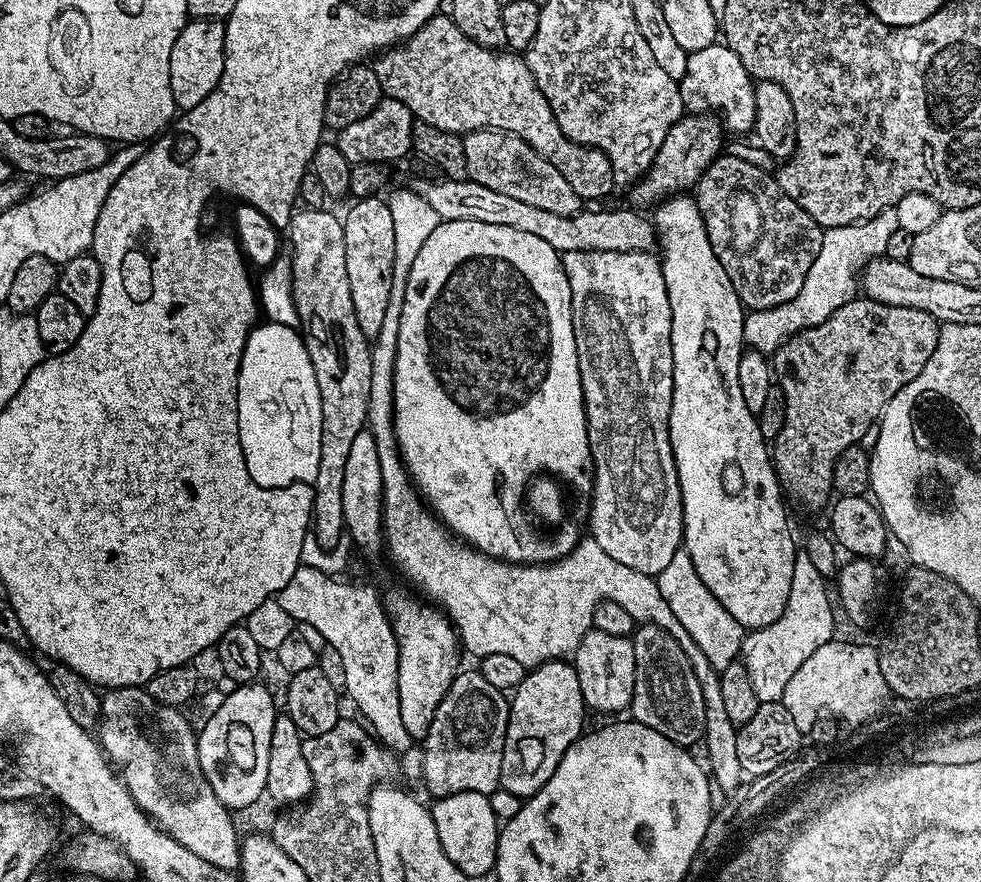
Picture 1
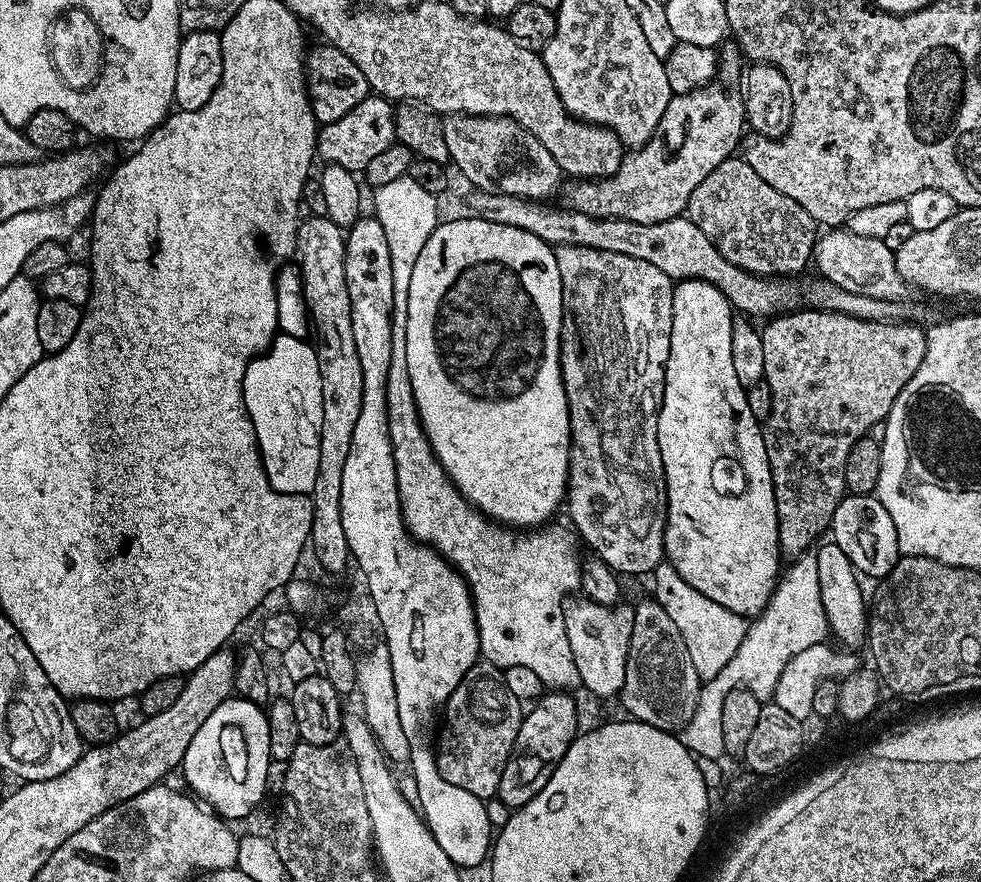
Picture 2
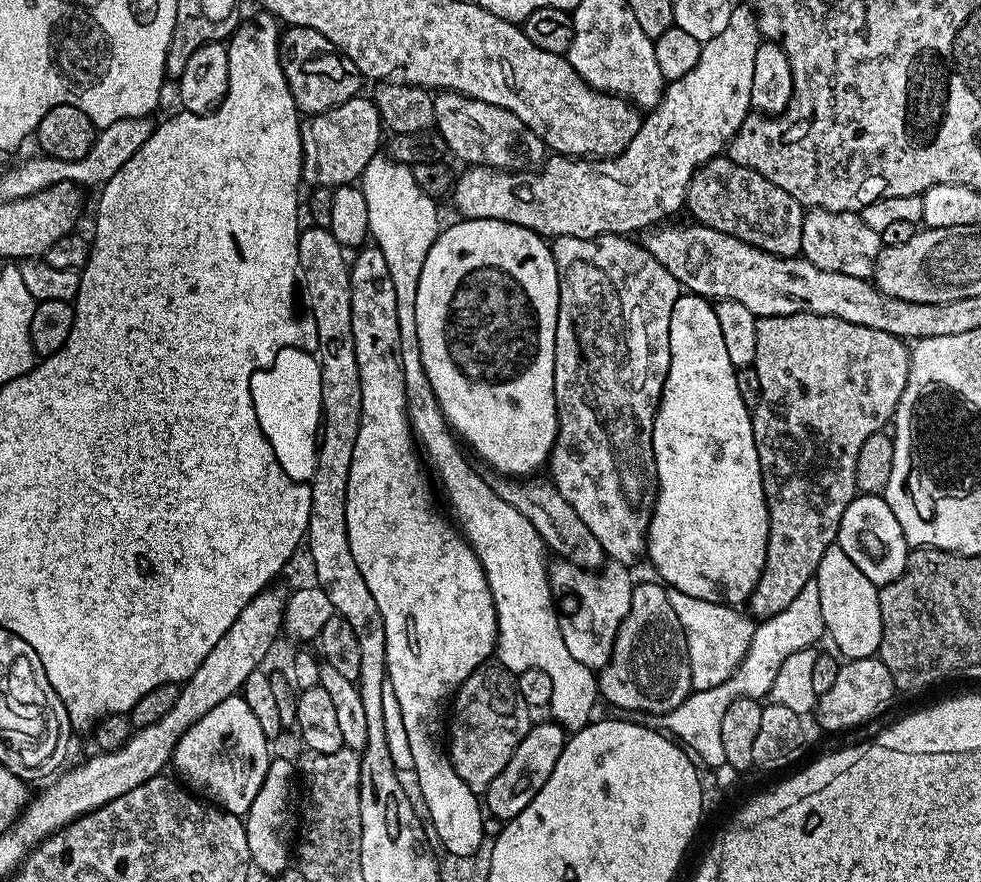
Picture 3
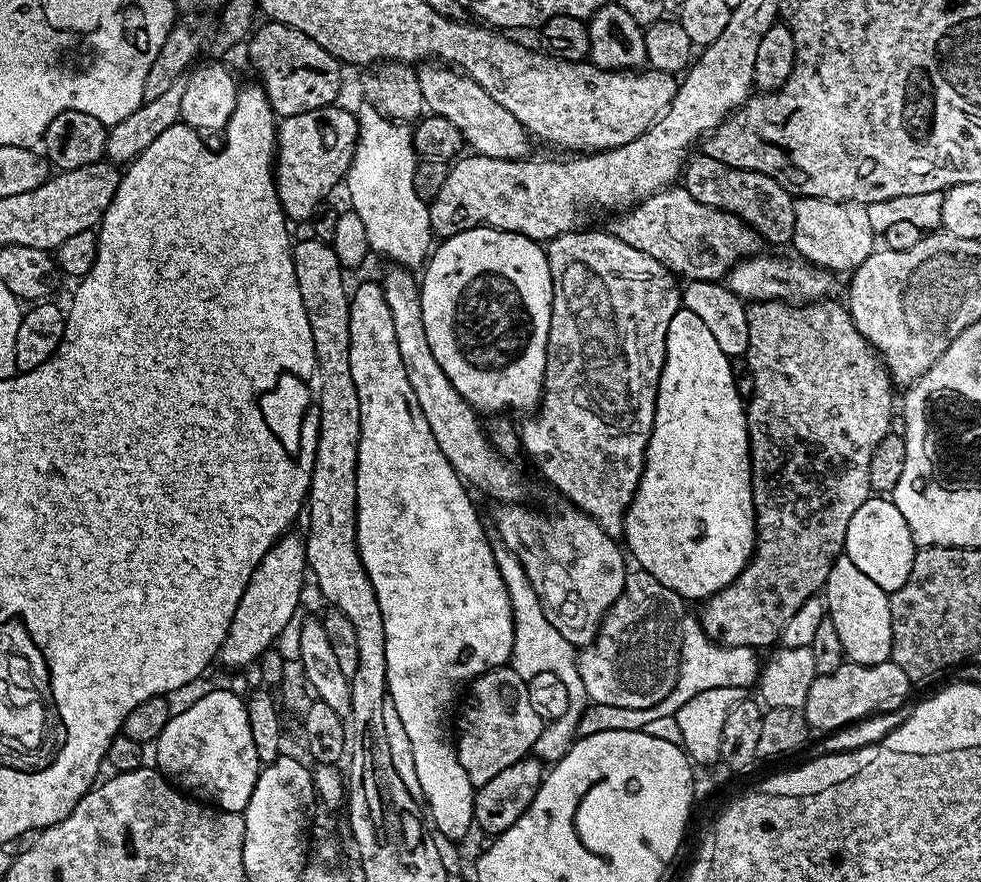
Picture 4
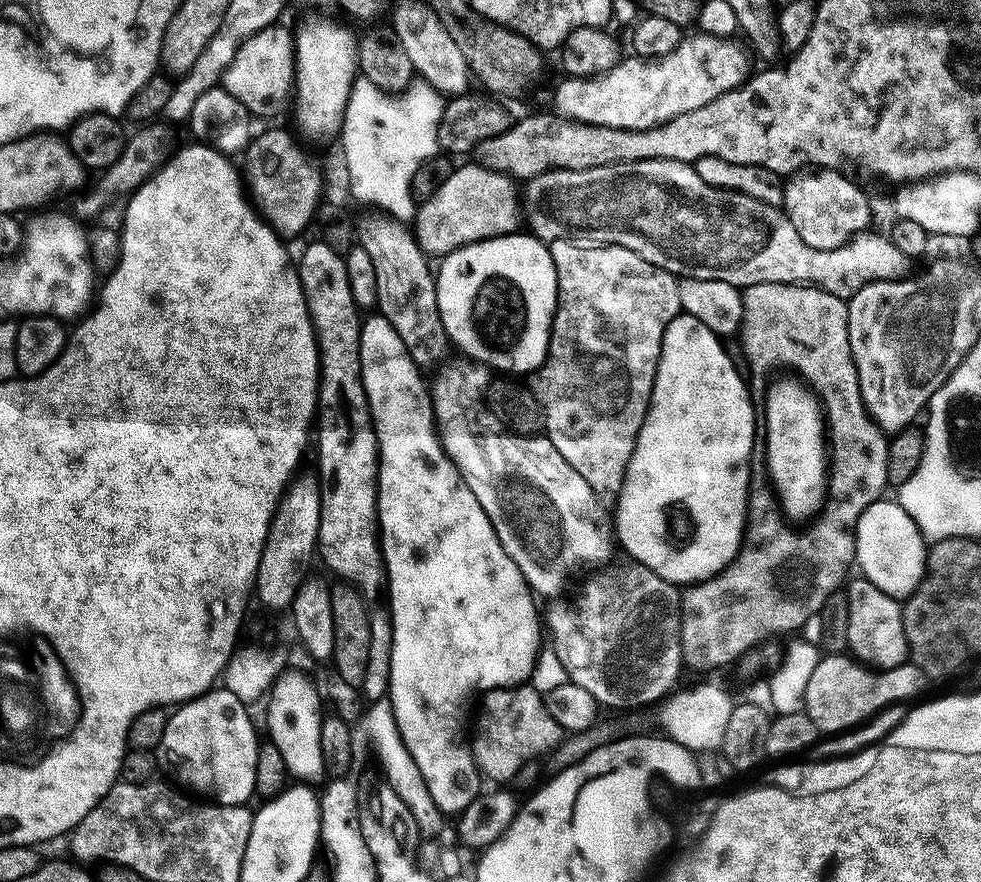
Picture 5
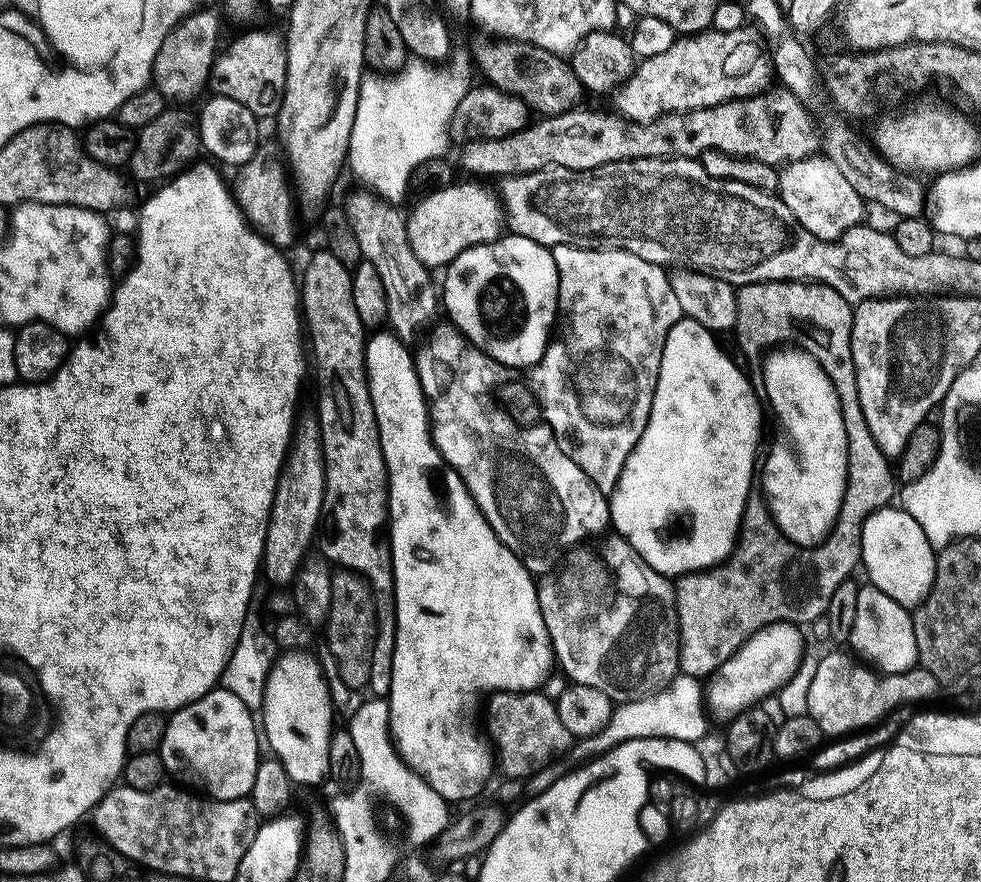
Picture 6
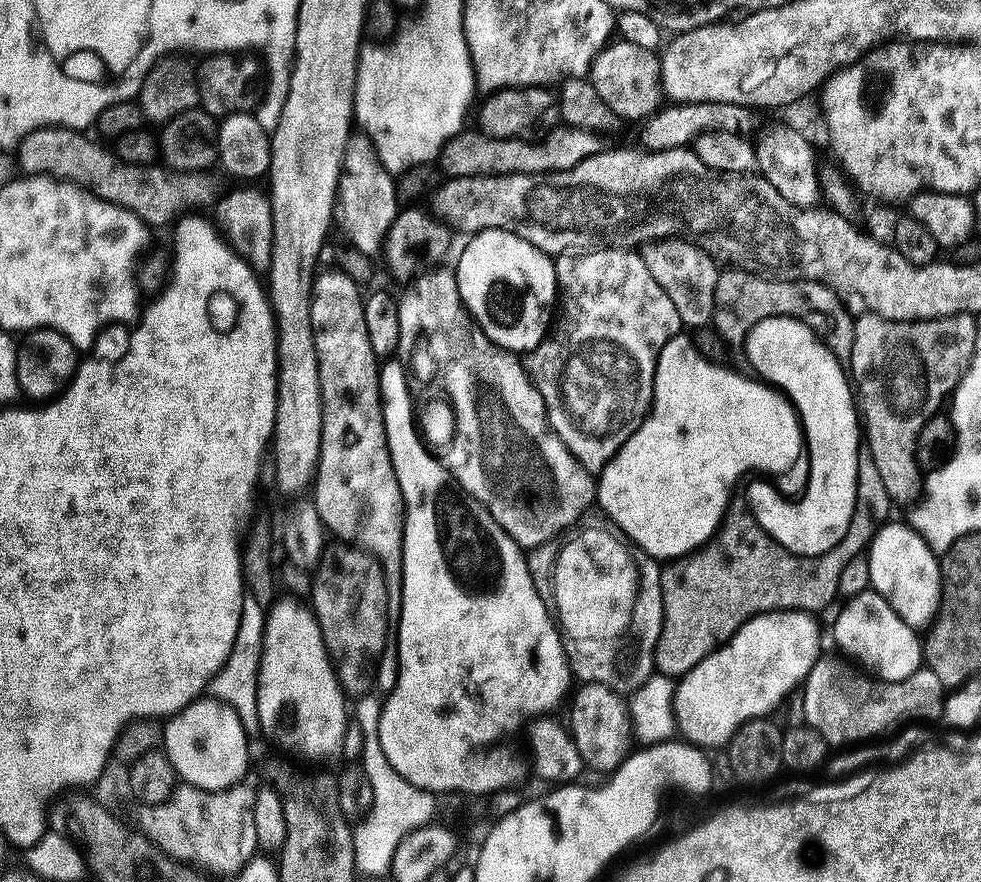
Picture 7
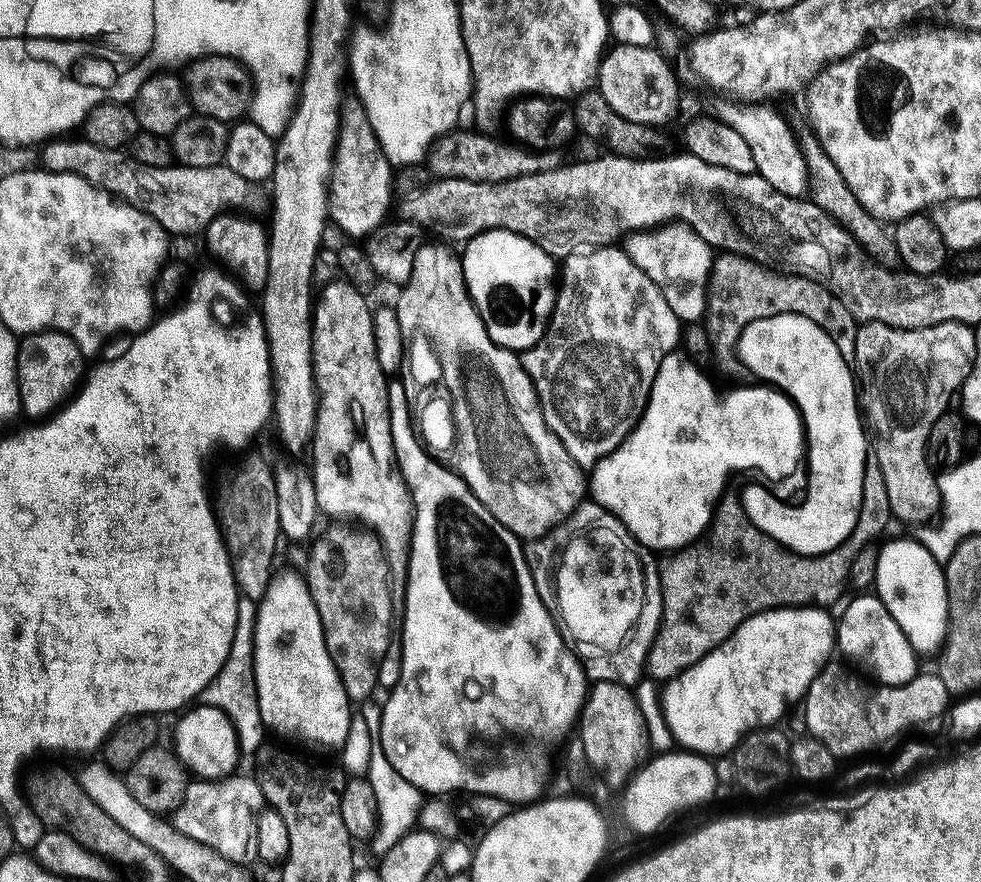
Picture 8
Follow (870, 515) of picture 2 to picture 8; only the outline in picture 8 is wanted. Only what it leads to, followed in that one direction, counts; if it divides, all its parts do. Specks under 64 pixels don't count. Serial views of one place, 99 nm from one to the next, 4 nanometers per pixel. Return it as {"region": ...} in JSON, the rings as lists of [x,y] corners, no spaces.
{"region":[[[916,538],[892,540],[879,551],[875,595],[890,610],[894,622],[902,626],[916,653],[939,653],[948,634],[948,591],[941,561],[934,559]]]}

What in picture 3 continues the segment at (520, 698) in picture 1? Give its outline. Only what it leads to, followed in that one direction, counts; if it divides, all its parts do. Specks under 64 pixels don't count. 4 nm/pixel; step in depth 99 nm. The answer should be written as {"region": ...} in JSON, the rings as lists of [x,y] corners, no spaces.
{"region":[[[533,723],[526,738],[518,742],[518,750],[514,750],[510,762],[506,762],[506,770],[502,770],[502,774],[498,774],[494,782],[490,782],[488,791],[482,796],[482,804],[487,815],[497,816],[505,822],[513,820],[515,816],[522,814],[522,810],[526,810],[526,806],[530,806],[534,794],[538,794],[538,790],[546,786],[546,778],[554,774],[554,766],[558,766],[558,758],[566,743],[566,733],[559,724],[547,723]]]}

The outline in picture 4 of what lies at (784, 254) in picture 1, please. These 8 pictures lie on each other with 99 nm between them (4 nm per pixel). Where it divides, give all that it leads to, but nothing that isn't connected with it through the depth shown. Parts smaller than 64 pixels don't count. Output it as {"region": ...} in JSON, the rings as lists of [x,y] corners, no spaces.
{"region":[[[693,155],[682,169],[682,186],[690,194],[694,194],[698,202],[711,208],[721,208],[723,212],[733,212],[744,223],[757,229],[765,228],[769,238],[776,244],[787,245],[791,241],[796,217],[792,193],[787,192],[777,180],[772,180],[766,174],[726,166],[718,158],[696,155]]]}

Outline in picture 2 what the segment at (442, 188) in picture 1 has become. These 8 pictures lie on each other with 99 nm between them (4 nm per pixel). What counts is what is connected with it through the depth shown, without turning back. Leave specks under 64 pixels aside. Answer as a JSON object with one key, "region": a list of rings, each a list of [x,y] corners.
{"region":[[[473,191],[468,200],[468,212],[479,216],[482,220],[498,222],[506,226],[518,226],[518,230],[526,230],[547,244],[573,244],[598,250],[610,250],[614,254],[626,254],[630,258],[642,258],[642,262],[650,262],[650,266],[658,266],[662,274],[666,274],[674,282],[681,280],[705,280],[710,282],[732,303],[737,313],[749,317],[771,317],[781,310],[787,309],[796,300],[796,288],[788,278],[756,276],[753,272],[734,266],[694,226],[687,215],[681,214],[666,222],[630,222],[622,218],[594,218],[581,212],[565,210],[563,207],[550,208],[547,203],[535,202],[522,196],[511,196],[504,193],[486,193]]]}

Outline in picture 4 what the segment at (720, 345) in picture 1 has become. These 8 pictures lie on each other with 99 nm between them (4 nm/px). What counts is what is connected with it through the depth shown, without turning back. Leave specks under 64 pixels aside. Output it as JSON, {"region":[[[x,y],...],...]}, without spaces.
{"region":[[[681,307],[681,309],[680,309],[680,311],[679,311],[679,312],[676,312],[676,313],[675,313],[675,314],[674,314],[674,318],[670,318],[670,330],[669,330],[669,331],[668,331],[668,333],[667,333],[667,334],[666,334],[666,358],[665,358],[665,359],[664,359],[664,369],[663,369],[663,370],[662,370],[662,374],[661,374],[661,375],[660,375],[660,385],[659,385],[659,386],[658,386],[658,394],[657,394],[657,395],[656,395],[656,413],[655,413],[655,414],[654,414],[654,426],[653,426],[653,427],[652,427],[652,433],[651,433],[651,434],[650,434],[650,438],[649,438],[649,439],[648,439],[648,449],[647,449],[647,450],[646,450],[646,454],[645,454],[645,455],[644,455],[644,472],[643,472],[643,474],[642,474],[642,475],[641,475],[641,476],[640,476],[640,485],[638,485],[638,487],[637,487],[637,488],[636,488],[636,497],[635,497],[635,498],[634,498],[634,499],[632,499],[632,502],[631,502],[631,504],[629,504],[629,505],[628,505],[628,507],[627,507],[627,509],[626,509],[626,511],[625,511],[625,513],[624,513],[624,534],[623,534],[623,539],[624,539],[624,540],[625,540],[625,541],[627,541],[627,540],[628,540],[628,548],[629,548],[629,549],[628,549],[628,548],[627,548],[627,551],[628,551],[628,552],[629,552],[629,553],[630,553],[630,556],[631,556],[631,552],[630,552],[630,551],[632,551],[632,556],[633,556],[633,558],[634,558],[634,559],[636,559],[636,560],[637,560],[637,562],[638,562],[638,563],[640,563],[640,564],[637,564],[637,565],[639,565],[639,567],[640,567],[640,568],[641,568],[641,569],[643,569],[643,571],[645,571],[645,572],[649,572],[649,573],[650,573],[650,574],[654,574],[654,578],[658,578],[658,582],[662,582],[662,586],[670,586],[670,590],[674,590],[674,591],[675,591],[675,592],[676,592],[676,593],[678,593],[678,594],[679,594],[679,596],[682,596],[682,597],[684,597],[684,599],[685,599],[685,601],[688,601],[688,602],[692,602],[692,600],[697,600],[697,602],[703,602],[703,601],[705,601],[705,600],[707,600],[707,599],[708,599],[708,597],[709,597],[709,596],[712,596],[712,595],[714,595],[714,594],[715,594],[715,593],[716,593],[716,592],[717,592],[717,591],[718,591],[718,590],[722,590],[722,589],[723,589],[723,588],[725,588],[725,587],[726,587],[726,586],[730,586],[730,585],[731,585],[731,584],[732,584],[732,583],[733,583],[733,582],[734,582],[734,578],[738,578],[738,574],[742,574],[742,570],[743,570],[743,569],[744,569],[744,568],[745,568],[745,566],[747,566],[747,565],[748,565],[748,561],[749,561],[749,560],[751,560],[751,559],[752,559],[752,550],[753,550],[753,548],[755,548],[755,546],[756,546],[756,511],[755,511],[755,510],[754,510],[754,502],[753,502],[753,501],[752,501],[752,465],[751,465],[751,463],[750,463],[750,453],[749,453],[749,451],[748,451],[748,418],[747,418],[747,415],[746,415],[746,404],[745,404],[745,401],[744,401],[744,400],[743,400],[743,399],[742,399],[742,398],[741,398],[741,396],[740,396],[740,395],[739,395],[739,394],[738,394],[738,390],[734,390],[734,378],[733,378],[733,377],[732,377],[732,360],[731,360],[731,359],[730,359],[730,357],[729,357],[729,356],[727,356],[727,355],[726,355],[726,354],[722,354],[722,349],[720,349],[720,347],[718,347],[718,342],[714,342],[714,334],[710,334],[710,330],[709,330],[709,329],[708,329],[708,327],[707,327],[707,326],[706,326],[706,322],[702,322],[702,318],[698,318],[698,314],[694,314],[694,313],[693,313],[693,312],[691,312],[691,310],[690,310],[690,309],[688,309],[688,308],[686,308],[686,307]]]}

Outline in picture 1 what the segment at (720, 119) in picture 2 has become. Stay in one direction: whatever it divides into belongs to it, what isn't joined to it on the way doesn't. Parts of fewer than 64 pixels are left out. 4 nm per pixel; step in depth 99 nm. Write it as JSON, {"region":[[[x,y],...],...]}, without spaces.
{"region":[[[685,114],[680,120],[670,126],[670,134],[666,134],[666,142],[658,150],[654,162],[647,172],[627,189],[628,196],[637,209],[644,210],[644,207],[655,206],[665,197],[687,193],[695,189],[706,169],[721,155],[724,144],[725,129],[719,119],[712,114]]]}

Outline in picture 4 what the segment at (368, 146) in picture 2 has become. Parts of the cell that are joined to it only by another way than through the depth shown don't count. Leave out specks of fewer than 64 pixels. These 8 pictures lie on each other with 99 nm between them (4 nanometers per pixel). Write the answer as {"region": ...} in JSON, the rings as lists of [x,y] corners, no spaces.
{"region":[[[340,107],[315,108],[286,116],[276,125],[276,193],[289,221],[311,221],[336,183],[347,177],[360,137],[360,121],[355,111],[347,112]]]}

